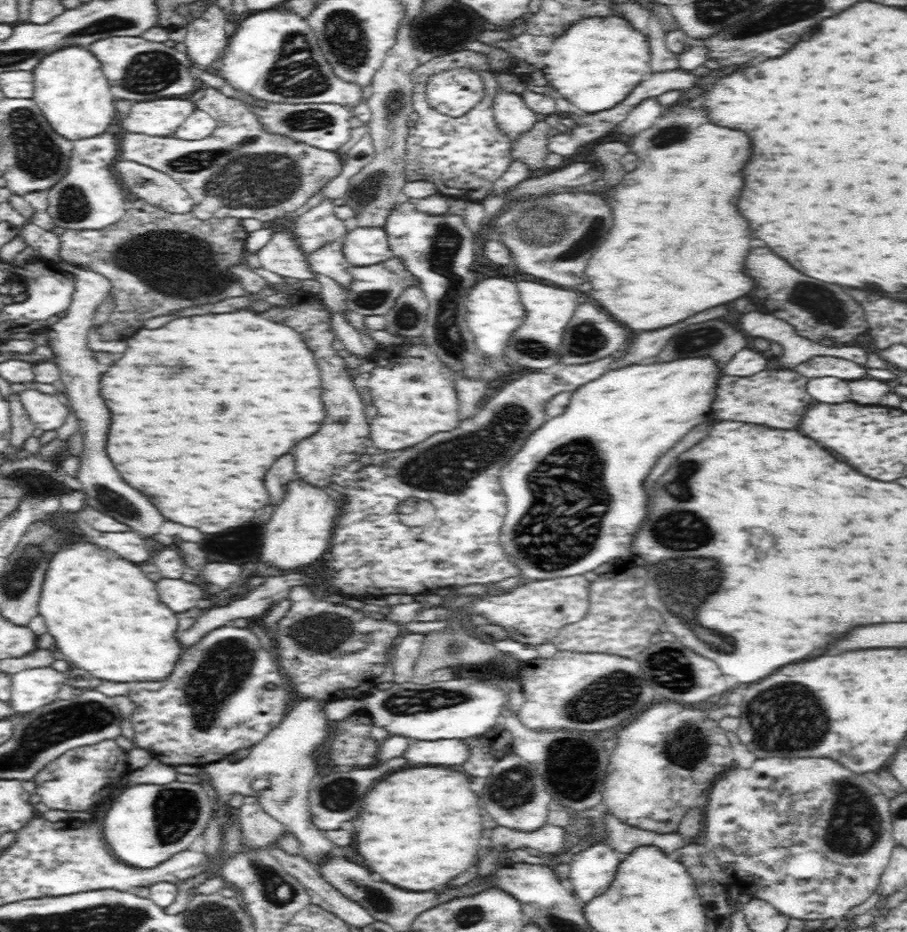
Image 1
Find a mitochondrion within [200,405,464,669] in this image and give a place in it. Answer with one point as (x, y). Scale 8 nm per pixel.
(324, 632)

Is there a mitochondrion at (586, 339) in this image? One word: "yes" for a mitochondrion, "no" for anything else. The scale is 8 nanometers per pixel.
yes

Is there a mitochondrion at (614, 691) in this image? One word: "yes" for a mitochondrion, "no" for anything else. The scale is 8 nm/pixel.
yes

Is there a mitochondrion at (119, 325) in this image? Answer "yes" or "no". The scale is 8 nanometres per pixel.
no

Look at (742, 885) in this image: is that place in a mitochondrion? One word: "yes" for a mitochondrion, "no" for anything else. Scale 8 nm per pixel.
no

